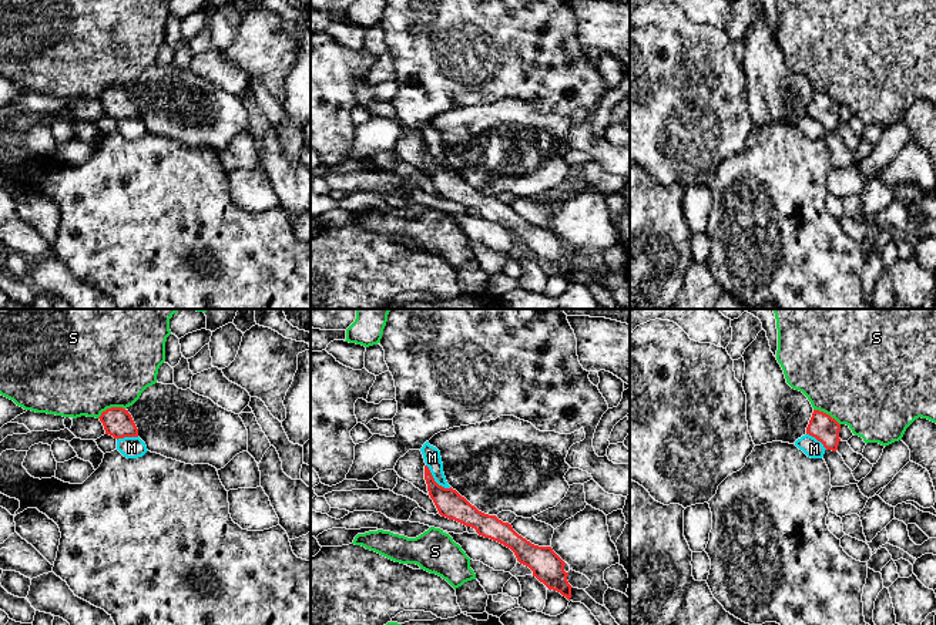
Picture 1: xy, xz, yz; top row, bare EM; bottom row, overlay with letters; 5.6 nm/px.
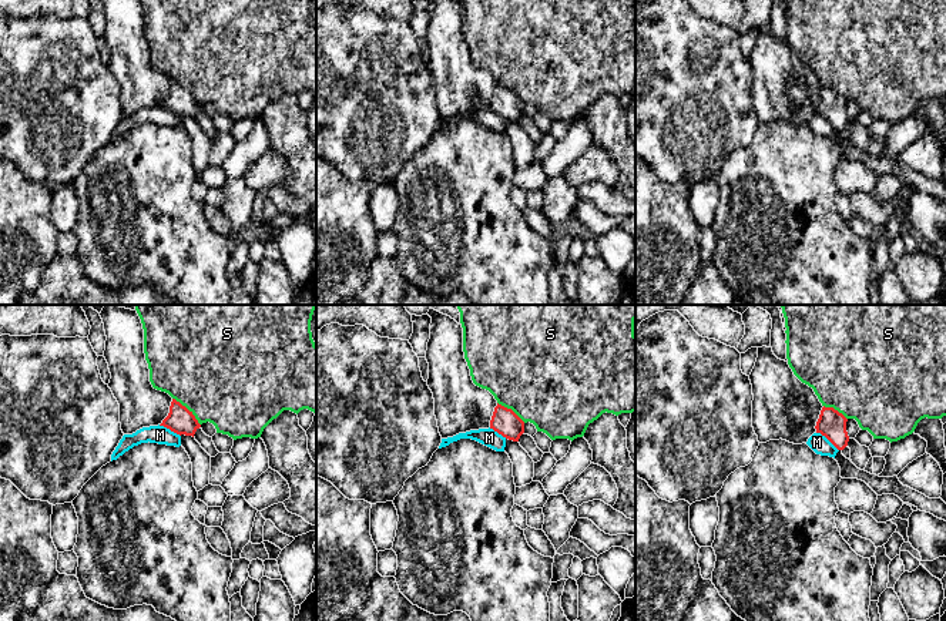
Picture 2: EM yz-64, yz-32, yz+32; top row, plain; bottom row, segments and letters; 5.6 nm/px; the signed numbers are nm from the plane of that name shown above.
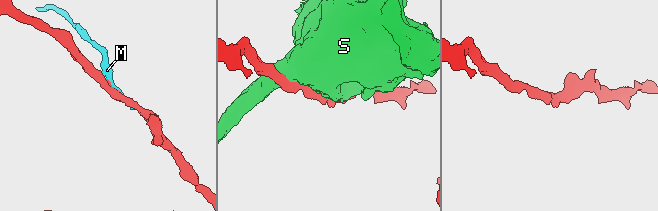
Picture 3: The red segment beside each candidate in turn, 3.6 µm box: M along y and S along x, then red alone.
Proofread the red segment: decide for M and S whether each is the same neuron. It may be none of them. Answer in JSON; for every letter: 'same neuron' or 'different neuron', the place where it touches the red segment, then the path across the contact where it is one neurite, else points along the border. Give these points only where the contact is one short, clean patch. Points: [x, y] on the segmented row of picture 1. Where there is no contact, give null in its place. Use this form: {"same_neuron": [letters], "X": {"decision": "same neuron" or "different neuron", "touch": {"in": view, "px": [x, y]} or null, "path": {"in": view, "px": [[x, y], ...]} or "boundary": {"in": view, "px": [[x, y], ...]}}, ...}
{"same_neuron": ["M"], "M": {"decision": "same neuron", "touch": {"in": "xz", "px": [433, 480]}}, "S": {"decision": "different neuron", "touch": {"in": "xy", "px": [111, 407]}}}

